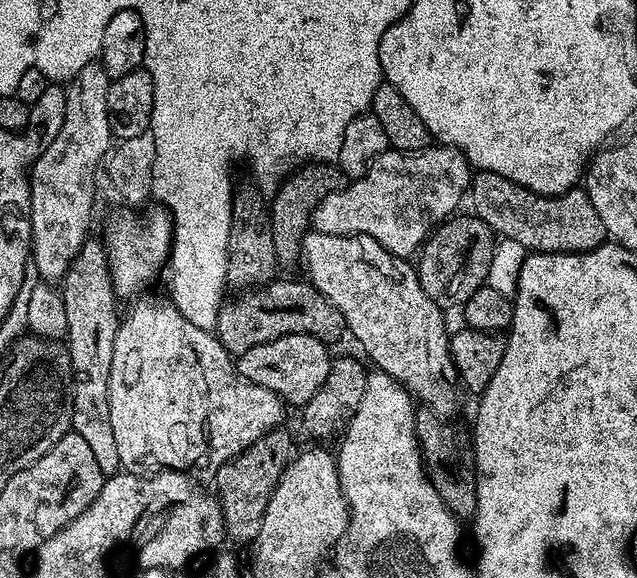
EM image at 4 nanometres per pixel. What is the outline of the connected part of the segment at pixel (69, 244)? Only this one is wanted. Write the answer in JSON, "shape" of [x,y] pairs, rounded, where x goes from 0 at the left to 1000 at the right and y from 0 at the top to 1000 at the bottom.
{"shape":[[[146,107],[129,114],[104,152],[104,206],[97,225],[49,279],[47,457],[64,486],[99,486],[110,453],[116,453],[126,427],[141,412],[144,358],[151,353],[151,296],[155,291],[159,296],[179,242],[176,206],[170,202],[171,144],[162,111]]]}

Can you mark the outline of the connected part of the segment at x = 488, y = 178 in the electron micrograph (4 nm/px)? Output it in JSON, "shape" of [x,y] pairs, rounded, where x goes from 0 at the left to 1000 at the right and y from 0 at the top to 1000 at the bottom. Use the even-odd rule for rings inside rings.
{"shape":[[[749,296],[738,320],[739,365],[772,393],[774,403],[793,408],[835,436],[925,436],[950,420],[954,400],[932,363],[923,334],[906,322],[879,339],[846,339],[843,332],[788,308],[788,301]]]}

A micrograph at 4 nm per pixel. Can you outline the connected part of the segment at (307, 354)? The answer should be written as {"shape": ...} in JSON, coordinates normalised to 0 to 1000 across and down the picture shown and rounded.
{"shape":[[[487,578],[430,585],[430,592],[411,592],[411,599],[397,599],[378,612],[370,623],[370,642],[380,647],[380,654],[418,668],[418,675],[430,675],[454,701],[474,702],[499,682],[505,661],[512,661],[512,647],[518,647],[524,616],[515,611],[515,602],[510,590]]]}

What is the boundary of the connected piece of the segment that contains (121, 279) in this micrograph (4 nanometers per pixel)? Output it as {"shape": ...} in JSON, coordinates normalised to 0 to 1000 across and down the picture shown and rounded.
{"shape":[[[245,356],[234,374],[218,374],[214,363],[195,365],[201,367],[185,369],[170,388],[170,465],[184,514],[207,516],[224,491],[235,490],[250,471],[253,476],[254,460],[262,458],[270,433],[270,377],[256,356]]]}

